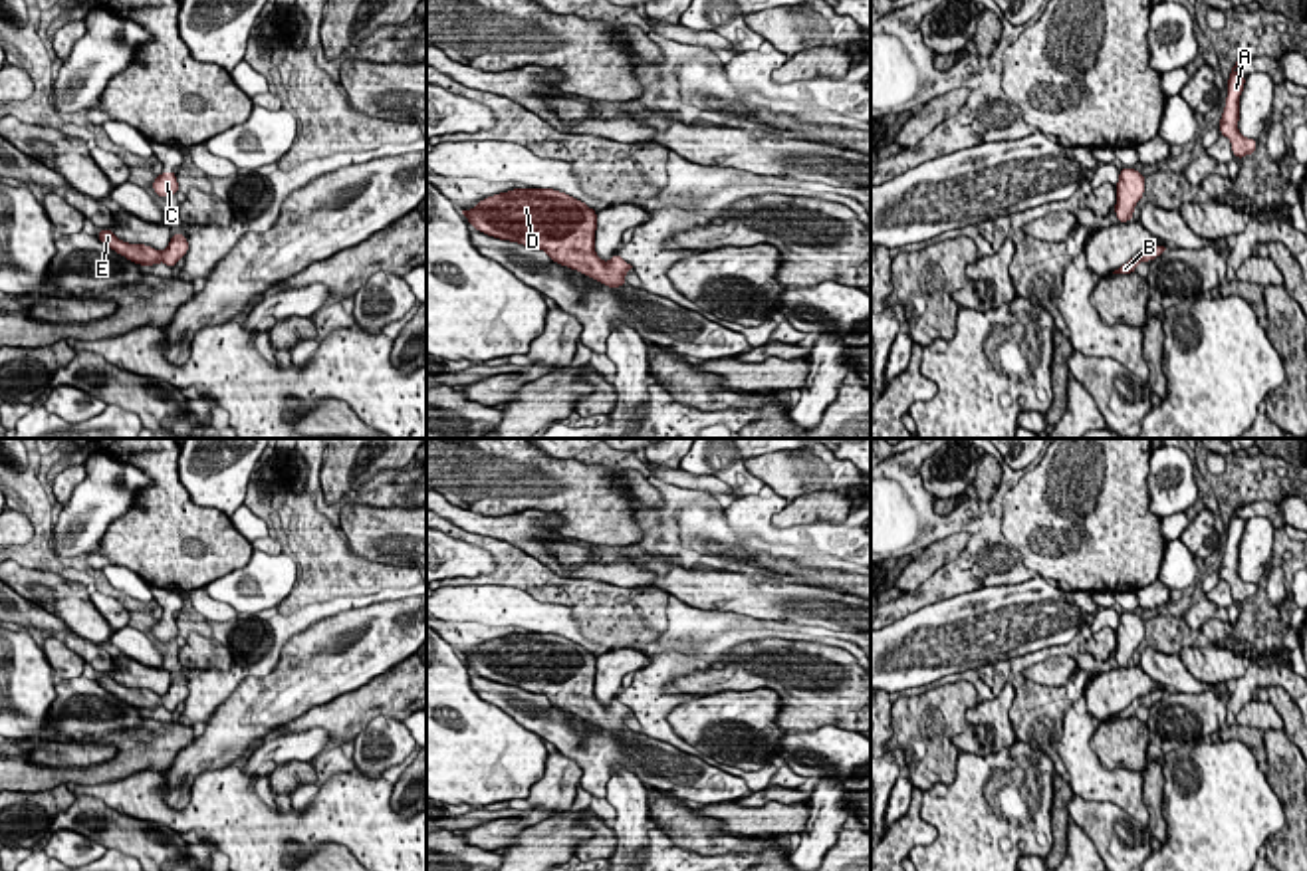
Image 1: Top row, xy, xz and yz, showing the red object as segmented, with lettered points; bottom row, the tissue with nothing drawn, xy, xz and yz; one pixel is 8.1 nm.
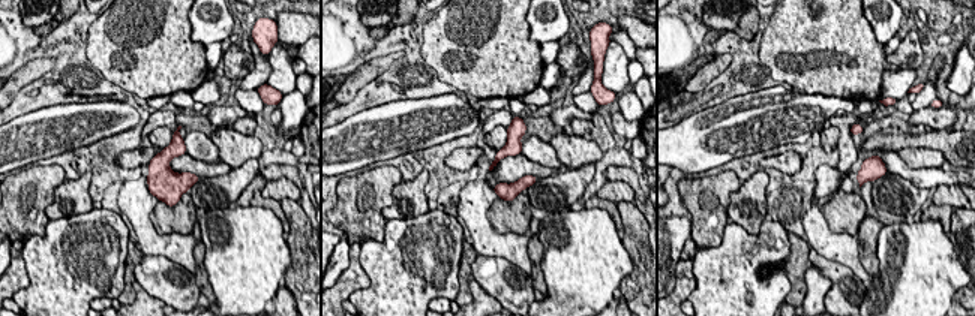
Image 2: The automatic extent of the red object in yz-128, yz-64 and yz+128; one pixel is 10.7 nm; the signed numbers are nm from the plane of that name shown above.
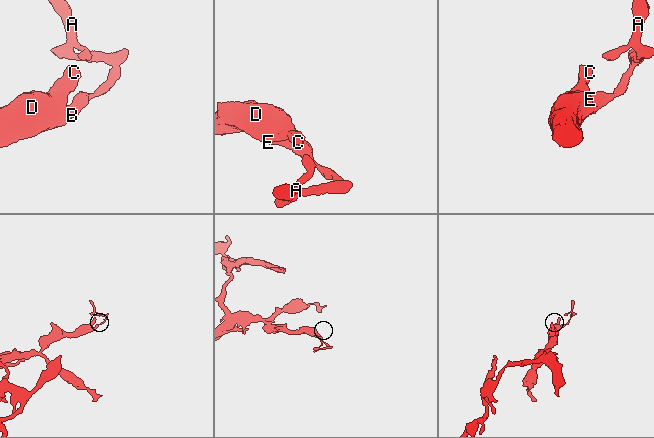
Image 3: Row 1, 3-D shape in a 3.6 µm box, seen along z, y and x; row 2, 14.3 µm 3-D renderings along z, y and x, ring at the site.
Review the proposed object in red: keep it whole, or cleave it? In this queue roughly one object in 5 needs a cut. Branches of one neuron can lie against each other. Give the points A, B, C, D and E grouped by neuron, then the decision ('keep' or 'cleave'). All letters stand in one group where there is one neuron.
A B C D E; keep

